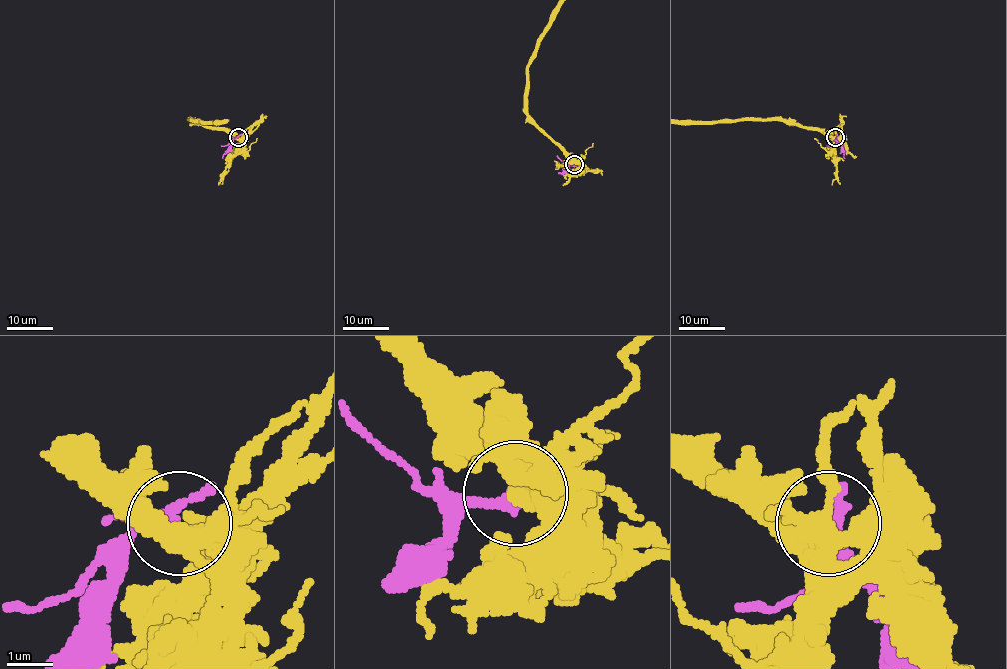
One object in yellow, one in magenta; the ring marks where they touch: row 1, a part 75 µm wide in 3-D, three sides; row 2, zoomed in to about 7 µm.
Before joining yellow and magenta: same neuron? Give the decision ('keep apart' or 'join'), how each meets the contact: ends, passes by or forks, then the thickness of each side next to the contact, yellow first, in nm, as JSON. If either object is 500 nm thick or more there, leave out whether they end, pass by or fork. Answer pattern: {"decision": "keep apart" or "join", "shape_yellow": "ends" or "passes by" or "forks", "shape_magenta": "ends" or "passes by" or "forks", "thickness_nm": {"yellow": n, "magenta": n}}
{"decision": "keep apart", "shape_yellow": "passes by", "shape_magenta": "passes by", "thickness_nm": {"yellow": 420, "magenta": 190}}

